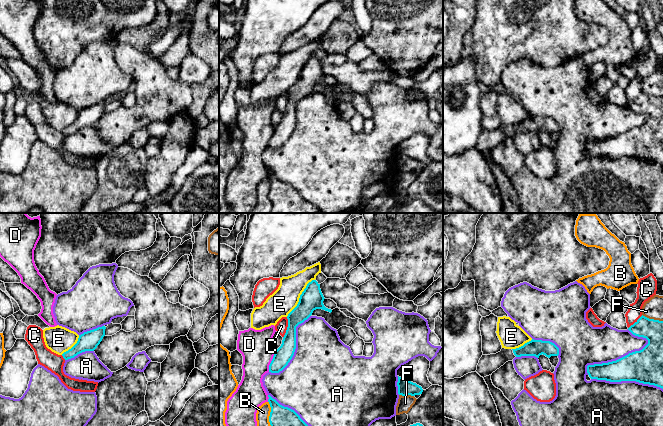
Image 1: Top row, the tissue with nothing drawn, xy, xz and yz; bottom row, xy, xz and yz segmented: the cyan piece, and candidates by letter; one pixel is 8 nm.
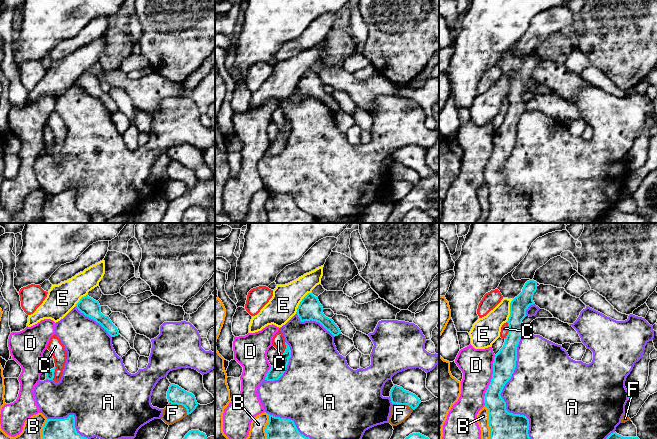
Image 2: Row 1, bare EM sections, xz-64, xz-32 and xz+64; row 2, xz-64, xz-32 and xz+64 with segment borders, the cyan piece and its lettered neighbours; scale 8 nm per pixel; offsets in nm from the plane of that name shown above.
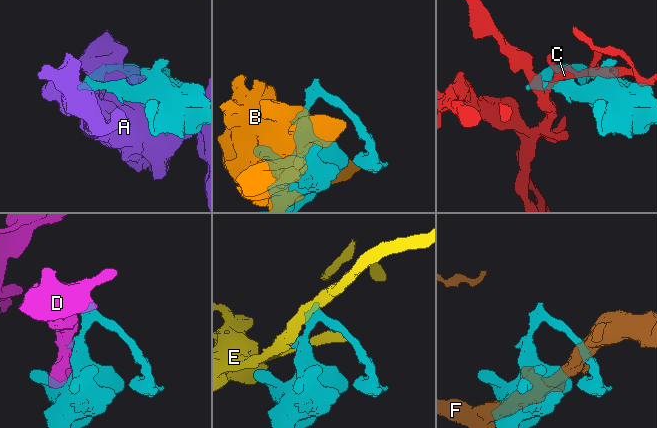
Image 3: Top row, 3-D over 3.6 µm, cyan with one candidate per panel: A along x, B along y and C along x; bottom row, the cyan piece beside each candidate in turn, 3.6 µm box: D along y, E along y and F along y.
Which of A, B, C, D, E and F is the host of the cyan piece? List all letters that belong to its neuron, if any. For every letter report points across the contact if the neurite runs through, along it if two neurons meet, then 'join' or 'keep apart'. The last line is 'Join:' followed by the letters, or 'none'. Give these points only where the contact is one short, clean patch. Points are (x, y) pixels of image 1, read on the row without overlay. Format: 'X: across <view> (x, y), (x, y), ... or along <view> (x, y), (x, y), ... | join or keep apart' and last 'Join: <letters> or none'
A: keep apart
B: keep apart
C: keep apart
D: keep apart
E: keep apart
F: keep apart
Join: none

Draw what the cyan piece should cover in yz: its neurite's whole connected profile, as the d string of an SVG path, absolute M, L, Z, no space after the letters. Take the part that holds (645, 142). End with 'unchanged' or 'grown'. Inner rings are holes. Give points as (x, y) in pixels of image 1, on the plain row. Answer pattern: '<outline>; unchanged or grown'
M642 91L628 106L635 112L646 114L648 120L642 126L629 129L616 137L588 141L589 153L610 158L636 157L663 165L663 97Z; unchanged

